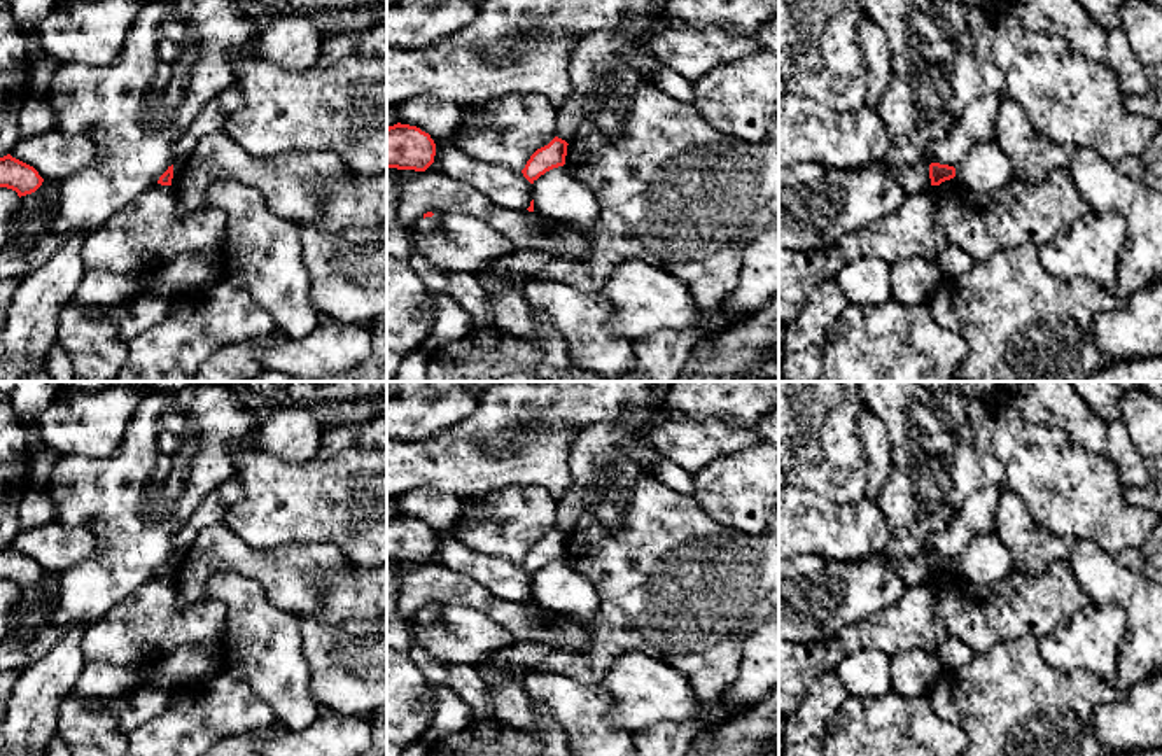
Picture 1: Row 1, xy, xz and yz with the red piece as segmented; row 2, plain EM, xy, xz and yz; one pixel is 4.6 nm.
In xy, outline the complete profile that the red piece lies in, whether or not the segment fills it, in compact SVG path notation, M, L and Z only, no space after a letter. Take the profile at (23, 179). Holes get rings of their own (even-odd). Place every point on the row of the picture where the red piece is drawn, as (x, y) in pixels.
M10 154L0 158L0 187L12 189L21 198L35 192L42 182L44 178L33 166L12 158Z

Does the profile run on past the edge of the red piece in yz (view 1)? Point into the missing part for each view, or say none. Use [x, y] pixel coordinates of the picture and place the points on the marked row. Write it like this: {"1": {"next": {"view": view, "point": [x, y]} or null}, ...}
{"1": {"next": null}}

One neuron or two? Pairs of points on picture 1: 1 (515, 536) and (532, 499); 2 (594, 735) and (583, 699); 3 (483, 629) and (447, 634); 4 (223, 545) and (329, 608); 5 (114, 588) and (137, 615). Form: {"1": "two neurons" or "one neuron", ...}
{"1": "one neuron", "2": "one neuron", "3": "one neuron", "4": "one neuron", "5": "two neurons"}

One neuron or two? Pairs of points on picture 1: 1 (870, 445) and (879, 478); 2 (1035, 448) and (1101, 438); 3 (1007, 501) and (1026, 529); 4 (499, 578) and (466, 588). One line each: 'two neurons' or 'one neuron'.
1: one neuron
2: two neurons
3: one neuron
4: two neurons

